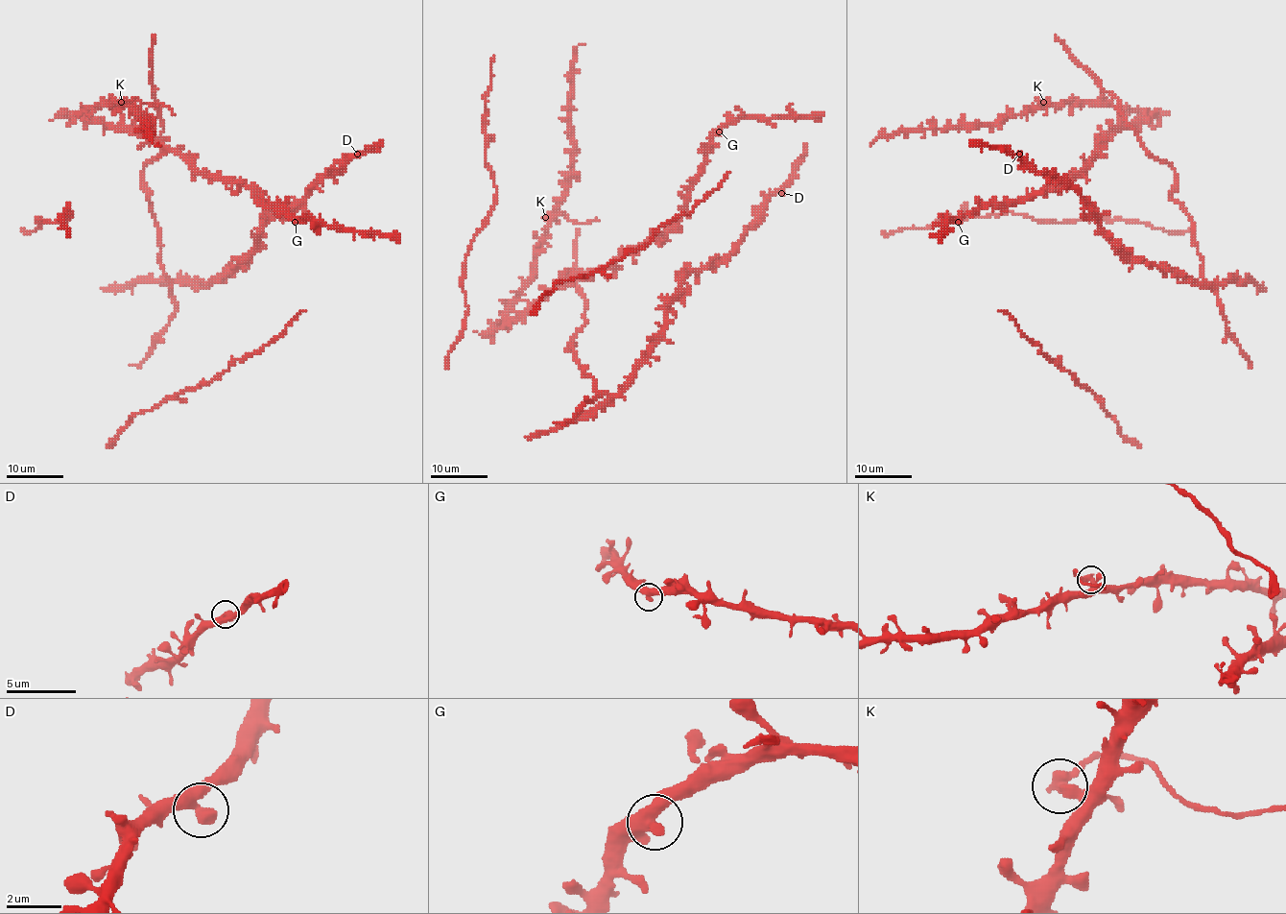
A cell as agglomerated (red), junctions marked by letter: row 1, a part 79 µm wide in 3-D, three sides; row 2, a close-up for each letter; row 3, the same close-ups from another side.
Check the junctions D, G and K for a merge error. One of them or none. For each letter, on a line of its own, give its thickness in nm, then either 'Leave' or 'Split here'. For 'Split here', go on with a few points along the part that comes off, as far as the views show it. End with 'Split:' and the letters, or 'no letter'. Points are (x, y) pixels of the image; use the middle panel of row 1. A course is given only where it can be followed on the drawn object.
D: Thickness 440 nm. Leave
G: Thickness 420 nm. Leave
K: Thickness 400 nm. Split here. Course of the part to remove: (546, 217), (553, 211), (559, 211), (570, 220), (587, 223), (598, 220)
Split: K

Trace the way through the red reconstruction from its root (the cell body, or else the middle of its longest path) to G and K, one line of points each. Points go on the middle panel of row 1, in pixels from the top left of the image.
G: (568, 279), (582, 273), (606, 270), (624, 253), (658, 240), (679, 218), (692, 179), (710, 140), (719, 132)
K: (568, 279), (557, 282), (517, 318), (500, 325), (508, 305), (532, 276), (538, 238), (549, 223), (546, 217)

